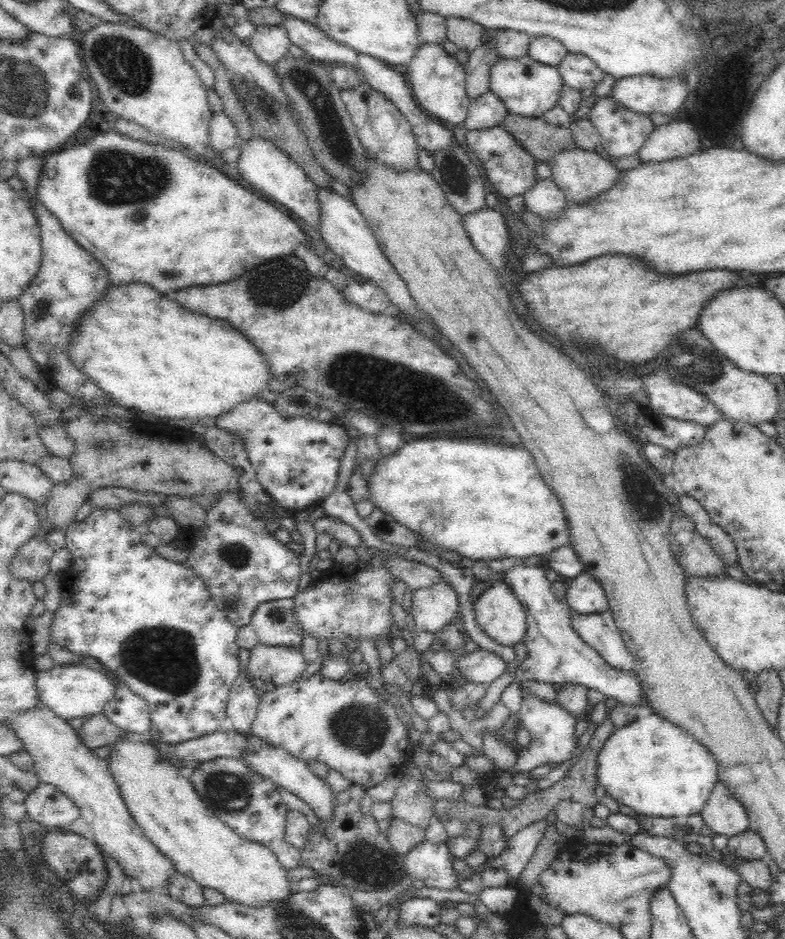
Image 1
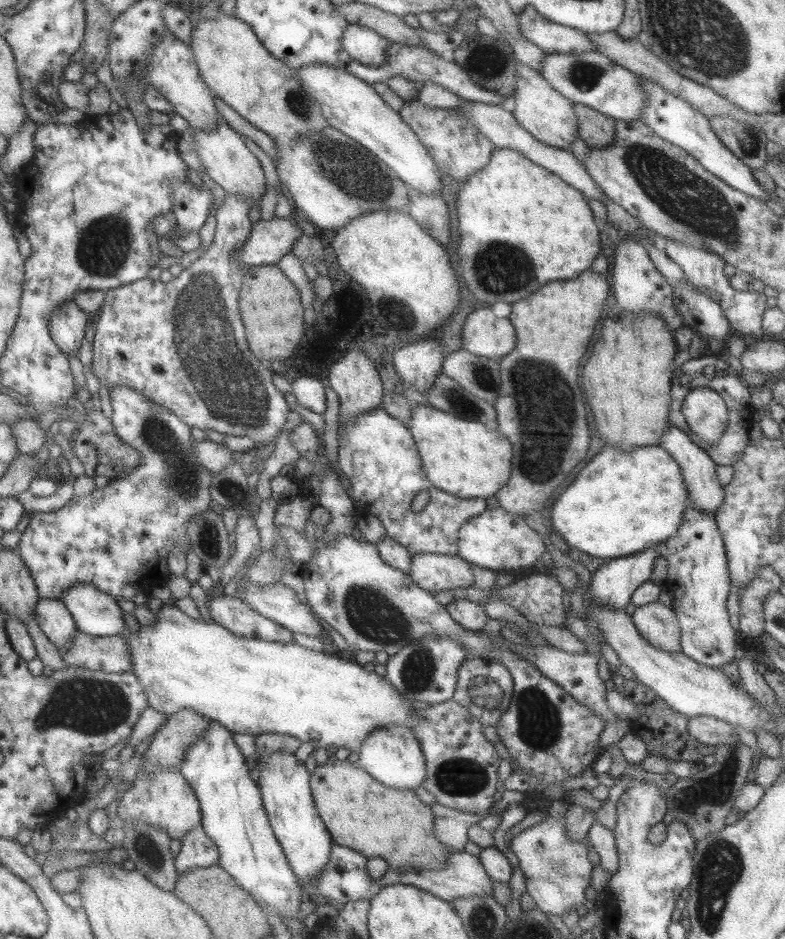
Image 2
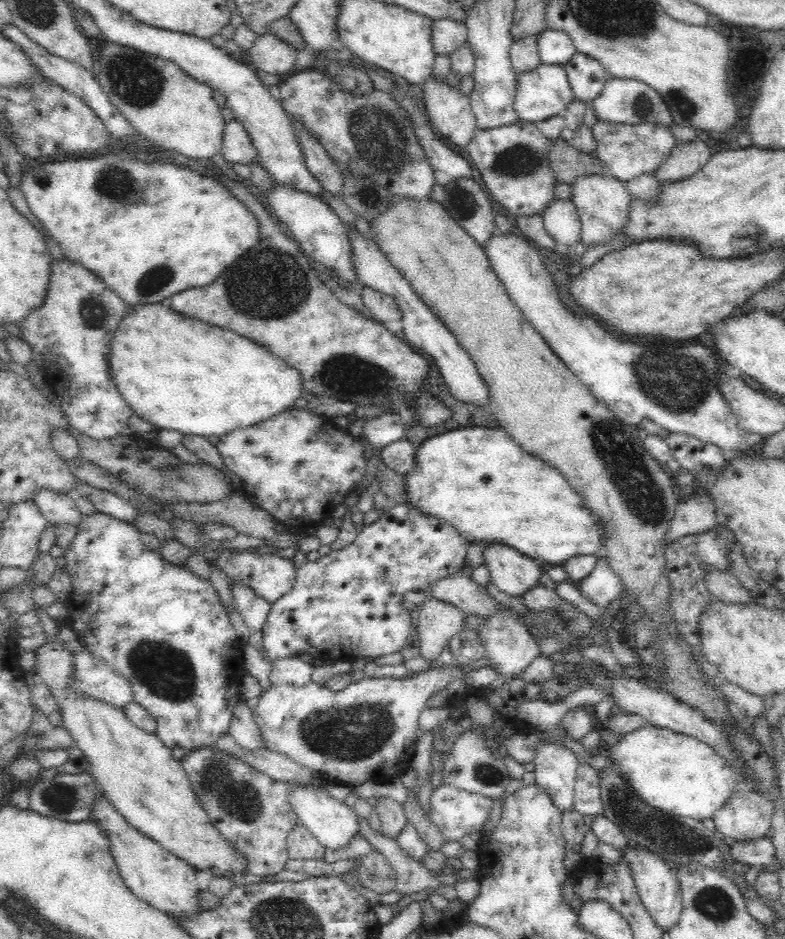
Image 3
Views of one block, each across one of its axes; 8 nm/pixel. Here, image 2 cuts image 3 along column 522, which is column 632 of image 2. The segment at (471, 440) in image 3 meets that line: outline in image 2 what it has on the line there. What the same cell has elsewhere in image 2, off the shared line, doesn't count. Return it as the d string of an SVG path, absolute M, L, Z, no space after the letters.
M645 445L625 452L604 446L555 499L549 517L555 534L573 550L610 560L675 536L688 503L679 465L664 448Z

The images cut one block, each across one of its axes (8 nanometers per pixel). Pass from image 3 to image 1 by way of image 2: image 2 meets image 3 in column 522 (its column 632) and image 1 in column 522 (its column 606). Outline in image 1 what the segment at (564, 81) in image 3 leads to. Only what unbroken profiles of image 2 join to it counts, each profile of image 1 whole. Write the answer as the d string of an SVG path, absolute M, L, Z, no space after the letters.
M529 55L515 59L498 59L490 73L490 90L495 92L510 113L525 117L543 115L559 104L563 78L559 67L536 62Z

